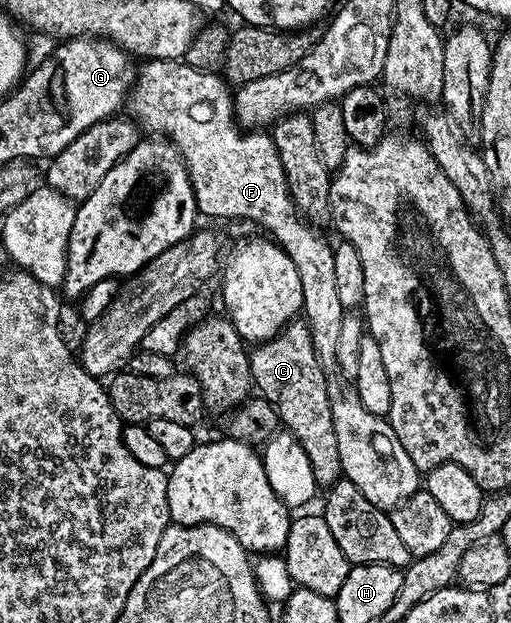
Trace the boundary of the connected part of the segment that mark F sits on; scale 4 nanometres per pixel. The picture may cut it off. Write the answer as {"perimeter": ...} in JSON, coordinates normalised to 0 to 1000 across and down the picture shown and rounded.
{"perimeter":[[[360,95],[352,98],[286,96],[278,104],[284,106],[278,111],[274,106],[266,112],[260,141],[252,144],[249,175],[254,178],[250,180],[282,212],[284,207],[292,212],[286,215],[313,217],[329,223],[350,242],[350,249],[362,258],[362,271],[370,276],[386,339],[395,350],[474,348],[479,355],[497,355],[499,360],[513,361],[521,368],[517,369],[521,376],[534,374],[526,376],[532,385],[558,401],[569,422],[577,422],[577,435],[585,435],[585,449],[593,453],[593,486],[589,488],[593,509],[609,531],[609,544],[628,587],[640,596],[650,594],[659,576],[656,557],[663,552],[663,530],[669,526],[671,509],[679,501],[663,486],[663,472],[656,461],[654,395],[642,393],[613,369],[618,366],[595,353],[573,329],[554,262],[546,255],[546,242],[538,236],[532,218],[519,210],[472,213],[474,202],[456,178],[458,151],[450,138],[423,116],[374,108]]]}

